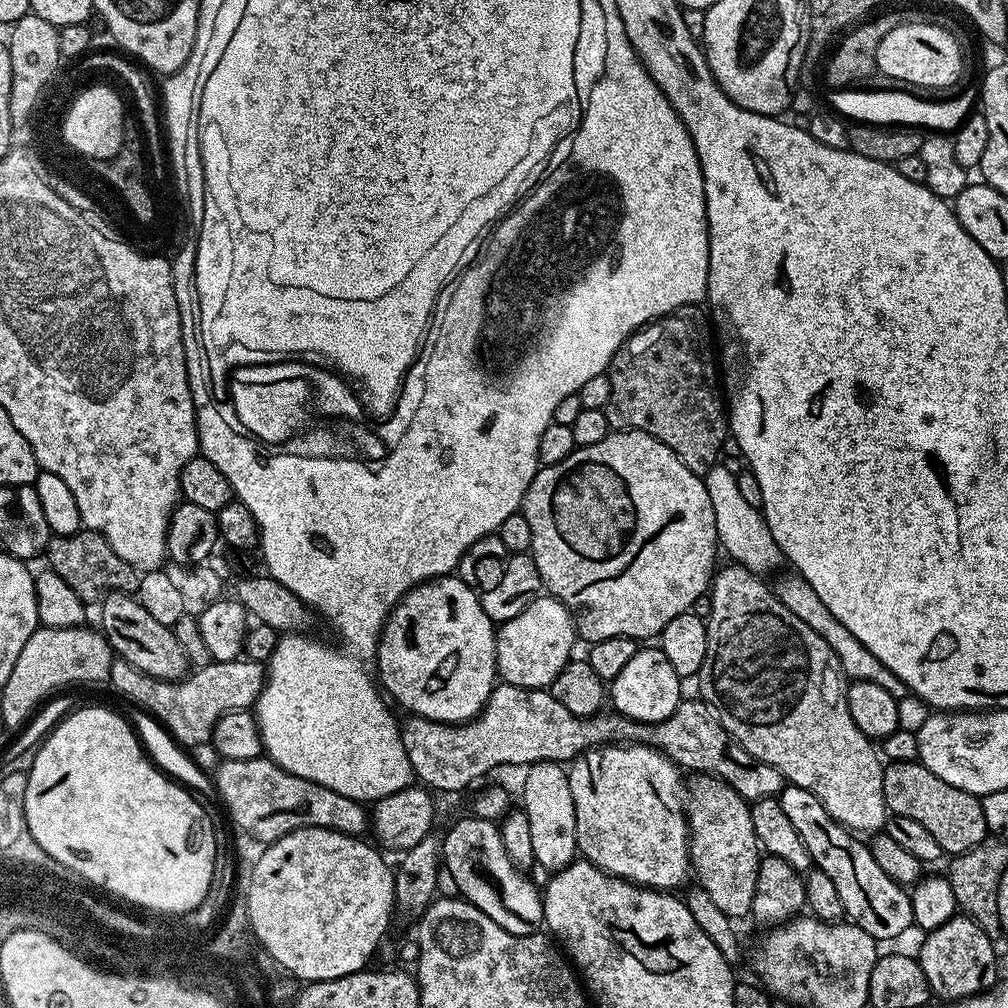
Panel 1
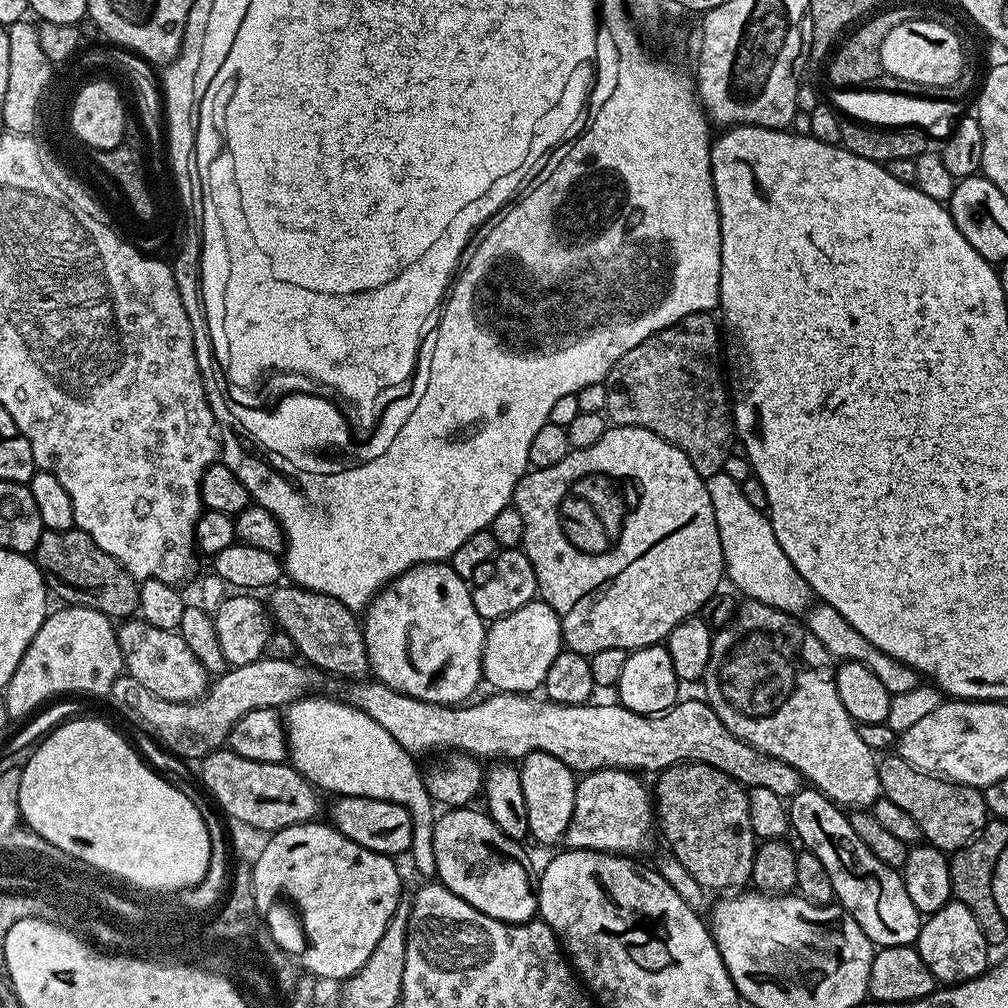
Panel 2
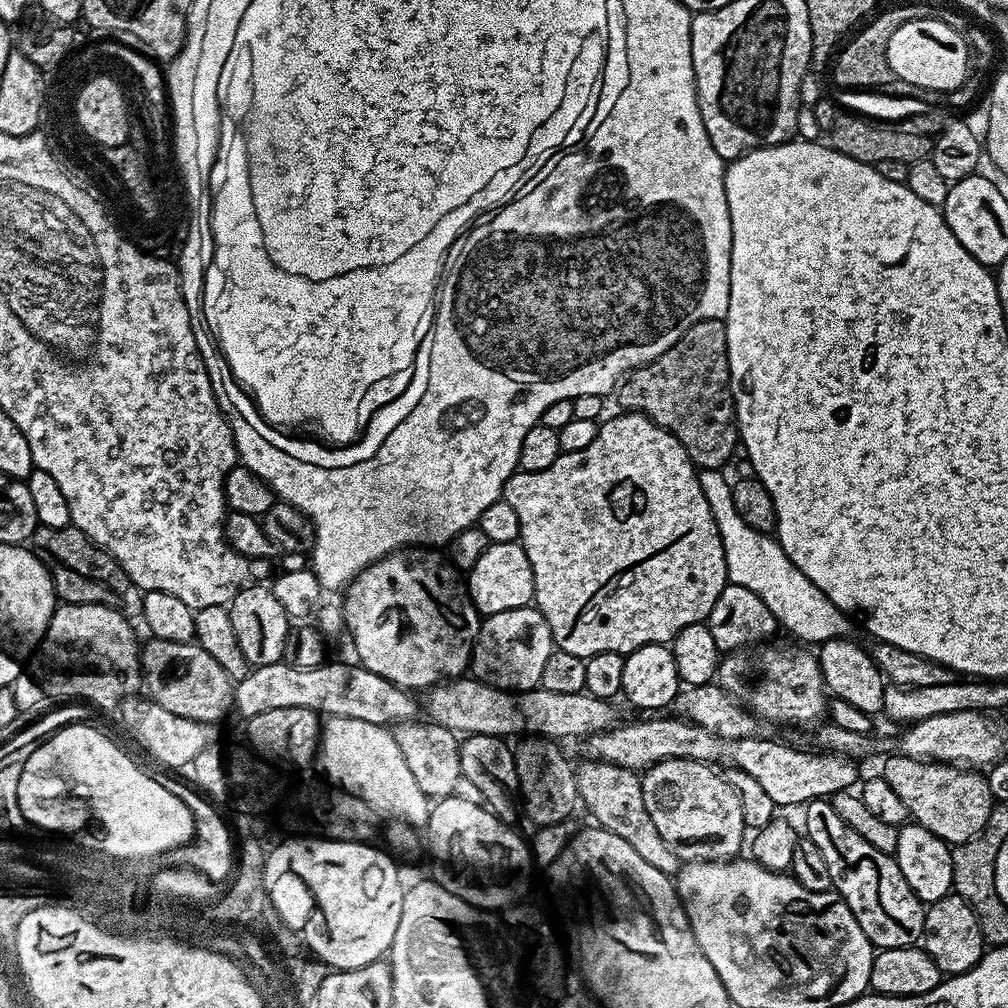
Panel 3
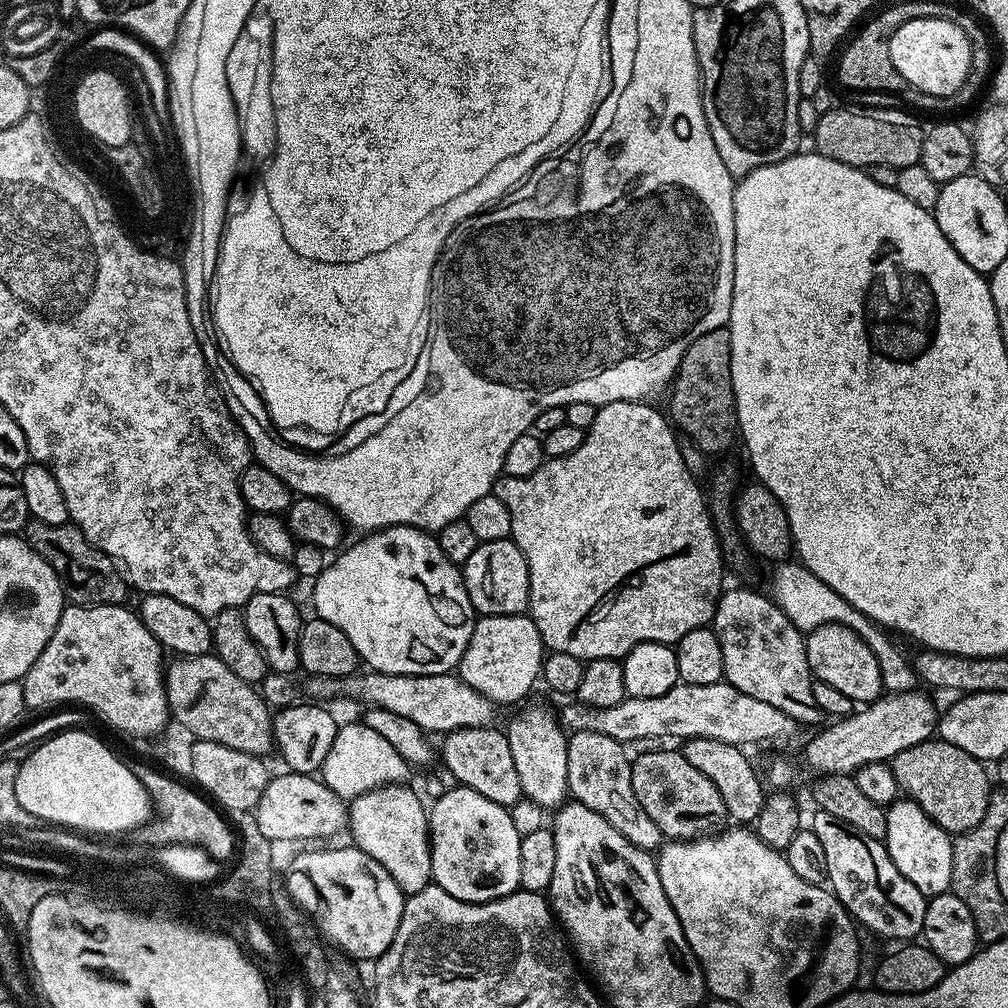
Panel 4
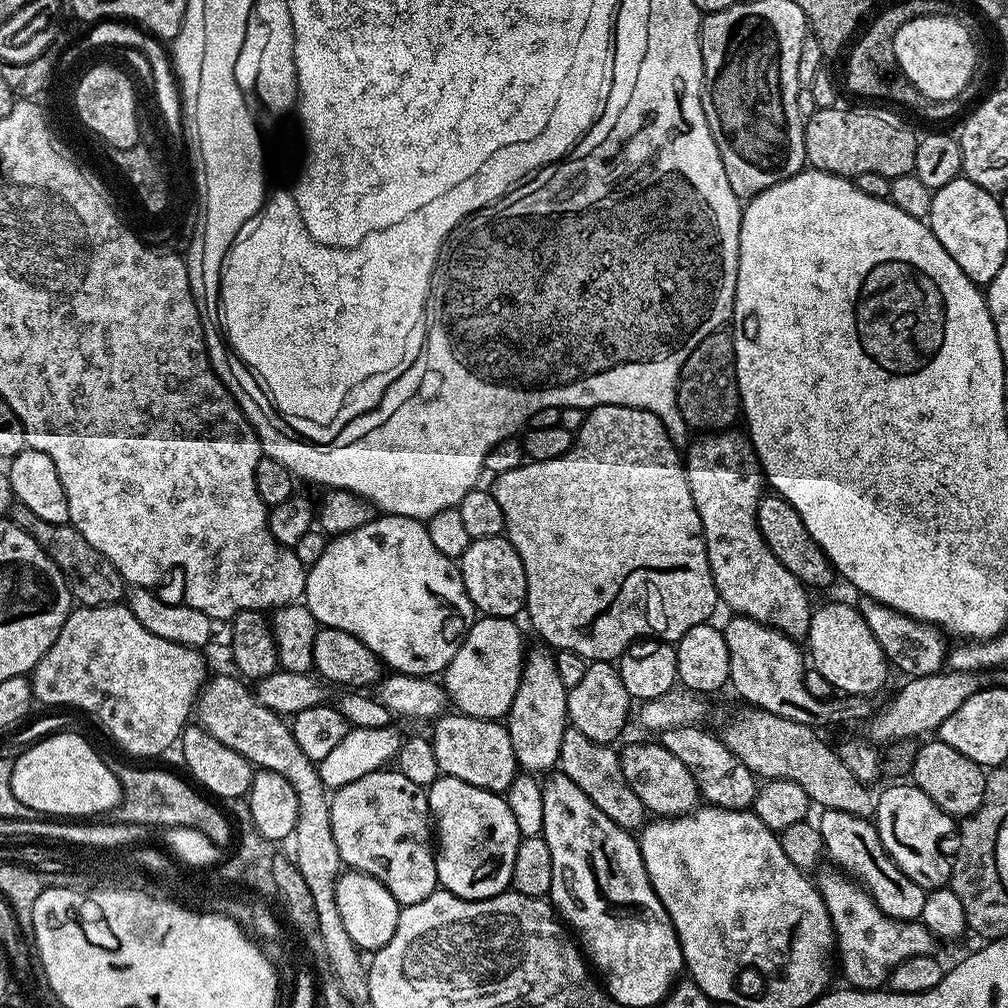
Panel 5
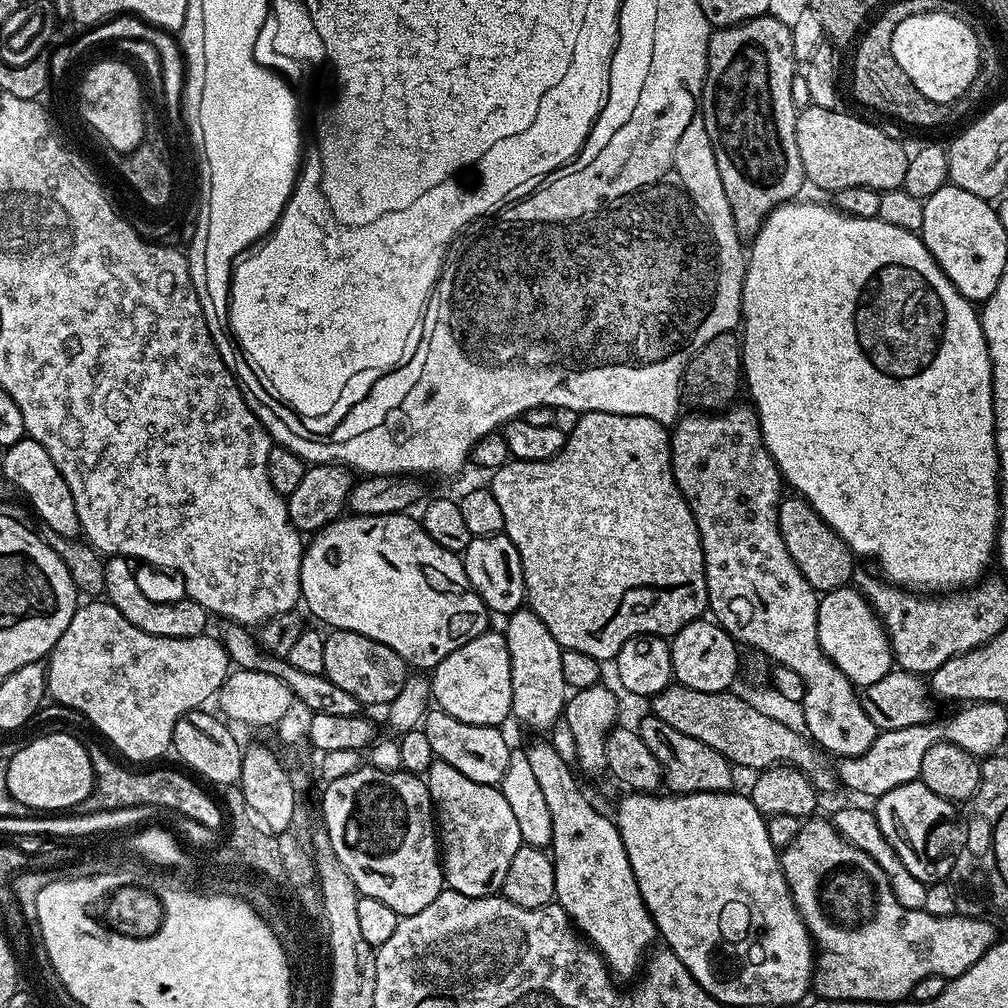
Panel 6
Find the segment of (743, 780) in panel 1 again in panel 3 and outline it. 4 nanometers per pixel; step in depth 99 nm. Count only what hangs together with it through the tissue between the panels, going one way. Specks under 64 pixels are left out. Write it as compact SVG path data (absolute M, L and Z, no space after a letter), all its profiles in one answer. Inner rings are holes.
M668 714L653 715L656 716L653 720L620 722L602 732L595 732L583 741L583 755L589 760L604 760L633 770L645 770L664 759L694 759L713 766L724 764L750 774L750 778L760 783L762 790L766 790L781 809L791 804L806 806L812 800L831 798L837 792L849 791L857 783L857 765L843 754L829 754L824 750L803 752L780 740L763 740L760 734L731 740L675 714L664 715Z

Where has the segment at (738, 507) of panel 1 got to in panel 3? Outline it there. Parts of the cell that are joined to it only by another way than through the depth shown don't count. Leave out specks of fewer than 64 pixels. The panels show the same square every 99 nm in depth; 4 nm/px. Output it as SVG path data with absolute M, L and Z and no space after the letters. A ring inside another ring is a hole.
M701 468L698 472L702 494L706 494L710 514L714 514L714 522L718 522L718 534L726 554L728 583L744 586L756 594L766 604L777 625L792 635L789 637L805 645L819 646L828 640L847 637L850 620L846 613L834 606L834 602L830 602L830 598L826 598L826 594L822 594L822 590L818 590L818 586L790 562L775 535L754 530L754 526L744 521L734 506L732 484L724 474L715 468Z

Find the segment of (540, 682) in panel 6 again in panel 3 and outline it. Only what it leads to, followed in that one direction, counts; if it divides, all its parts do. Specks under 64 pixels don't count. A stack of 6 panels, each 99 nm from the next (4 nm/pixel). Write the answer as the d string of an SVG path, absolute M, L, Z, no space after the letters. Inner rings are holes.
M528 738L524 745L515 749L516 769L520 779L520 794L522 797L522 808L526 816L538 826L546 824L562 824L569 819L572 807L578 804L578 793L576 790L576 768L574 764L564 757L564 752L559 743L548 738Z

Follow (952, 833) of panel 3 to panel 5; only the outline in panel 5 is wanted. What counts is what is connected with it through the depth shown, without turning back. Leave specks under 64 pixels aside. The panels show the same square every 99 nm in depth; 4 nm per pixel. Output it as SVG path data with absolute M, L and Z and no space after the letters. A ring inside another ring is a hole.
M939 738L929 739L927 742L915 749L915 756L912 757L910 769L911 783L921 788L936 805L947 815L953 818L967 818L982 806L985 789L990 785L990 780L984 777L985 769L978 762L966 758L959 750L946 746Z

